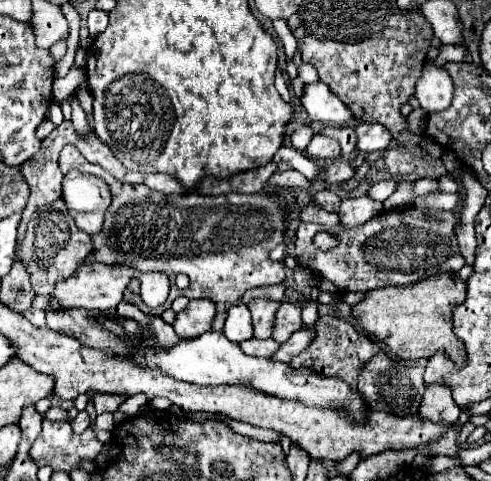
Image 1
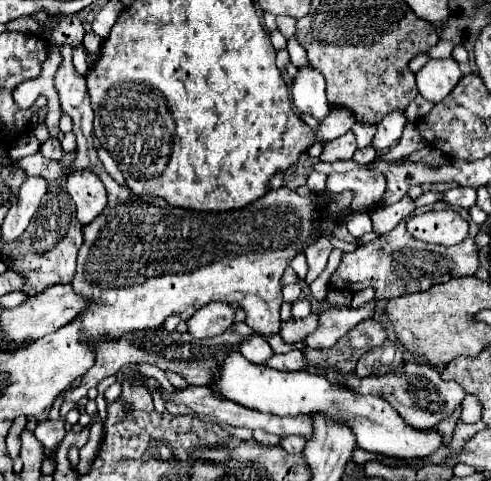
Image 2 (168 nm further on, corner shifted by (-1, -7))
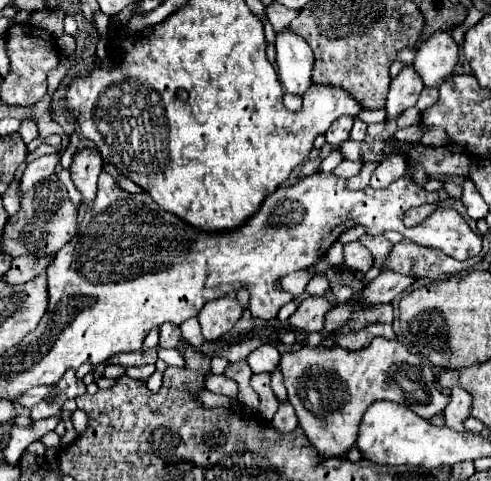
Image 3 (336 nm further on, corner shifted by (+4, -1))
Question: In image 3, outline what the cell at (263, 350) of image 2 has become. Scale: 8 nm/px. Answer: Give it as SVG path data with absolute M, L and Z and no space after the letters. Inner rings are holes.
M260 346L248 356L248 366L254 374L260 372L272 372L280 362L280 352L272 346Z

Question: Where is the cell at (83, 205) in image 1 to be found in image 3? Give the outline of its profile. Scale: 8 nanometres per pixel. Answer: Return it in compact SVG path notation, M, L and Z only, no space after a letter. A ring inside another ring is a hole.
M84 148L74 154L70 172L76 188L80 190L84 202L88 202L92 196L96 196L96 182L102 172L104 160L102 154L96 148Z

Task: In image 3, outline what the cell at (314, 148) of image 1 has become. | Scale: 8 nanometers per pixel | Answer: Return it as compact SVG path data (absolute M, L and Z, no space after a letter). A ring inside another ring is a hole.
M340 116L326 130L326 142L332 146L338 146L350 138L350 130L352 130L352 116Z

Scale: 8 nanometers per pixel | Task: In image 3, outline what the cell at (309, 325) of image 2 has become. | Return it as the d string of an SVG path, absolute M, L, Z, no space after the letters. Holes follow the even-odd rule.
M308 296L306 300L300 302L296 314L290 316L288 324L296 326L300 330L312 330L312 332L320 332L324 330L324 320L326 314L332 310L334 306L330 304L328 298L324 296Z

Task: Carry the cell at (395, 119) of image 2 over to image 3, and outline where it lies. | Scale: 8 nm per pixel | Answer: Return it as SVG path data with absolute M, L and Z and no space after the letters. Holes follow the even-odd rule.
M404 66L400 70L400 74L390 82L390 92L388 92L388 100L386 100L388 118L398 116L400 112L404 112L410 106L416 106L422 88L424 88L424 82L418 76L418 72L414 70L414 66Z

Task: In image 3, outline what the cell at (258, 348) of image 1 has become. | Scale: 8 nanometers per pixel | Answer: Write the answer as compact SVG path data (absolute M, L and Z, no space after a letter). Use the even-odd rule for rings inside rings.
M374 338L370 346L354 352L340 346L304 348L282 354L280 366L288 402L294 406L298 422L312 446L316 446L322 462L330 456L346 454L352 448L358 438L360 420L376 400L404 404L422 418L432 418L448 404L448 396L440 394L434 386L432 370L398 340Z

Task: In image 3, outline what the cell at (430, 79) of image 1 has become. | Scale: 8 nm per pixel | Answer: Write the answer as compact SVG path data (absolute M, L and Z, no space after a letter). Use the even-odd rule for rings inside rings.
M446 30L430 34L416 48L414 66L426 86L438 86L444 78L450 76L456 64L458 64L458 44Z

